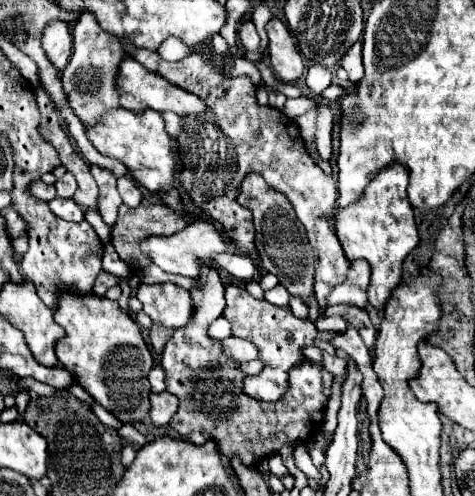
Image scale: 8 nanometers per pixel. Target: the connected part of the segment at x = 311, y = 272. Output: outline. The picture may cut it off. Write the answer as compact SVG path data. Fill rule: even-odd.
M247 174L241 190L237 194L237 202L253 212L255 224L255 248L259 252L259 260L263 270L275 274L279 284L291 294L301 298L307 306L311 304L313 288L315 288L315 254L313 246L309 246L303 224L297 220L291 202L277 190L273 190L261 174Z

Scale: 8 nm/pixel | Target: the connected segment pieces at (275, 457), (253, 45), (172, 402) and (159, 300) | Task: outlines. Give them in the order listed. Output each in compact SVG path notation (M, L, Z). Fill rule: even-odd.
M271 454L271 456L269 456L269 460L267 460L267 464L269 464L271 474L275 474L277 478L283 478L283 476L287 476L287 474L289 474L289 472L287 472L287 468L283 466L283 460L281 460L281 456L279 456L279 454Z
M253 22L239 26L239 40L241 40L241 48L245 54L259 50L259 36L257 36Z
M161 392L161 394L151 394L151 420L155 426L165 426L169 424L169 420L173 418L173 414L177 412L177 398L169 392Z
M139 284L137 298L143 304L143 312L147 316L151 316L153 322L159 322L161 326L181 328L193 318L193 310L195 310L193 298L187 290L183 290L179 286L173 286L173 284L151 284L151 286L149 284Z

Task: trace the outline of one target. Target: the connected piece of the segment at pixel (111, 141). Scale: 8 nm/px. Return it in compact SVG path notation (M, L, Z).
M123 108L111 110L99 124L87 130L87 136L103 156L123 162L131 176L149 192L175 188L175 174L179 174L177 154L173 148L173 138L167 134L165 120L159 112L145 110L143 114L133 114Z

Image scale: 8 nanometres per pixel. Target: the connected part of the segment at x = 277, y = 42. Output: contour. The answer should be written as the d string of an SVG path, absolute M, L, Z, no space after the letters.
M279 18L269 20L265 28L269 36L269 46L267 46L269 62L275 76L281 82L295 82L303 74L303 60L295 46L295 40L291 38L287 26Z

